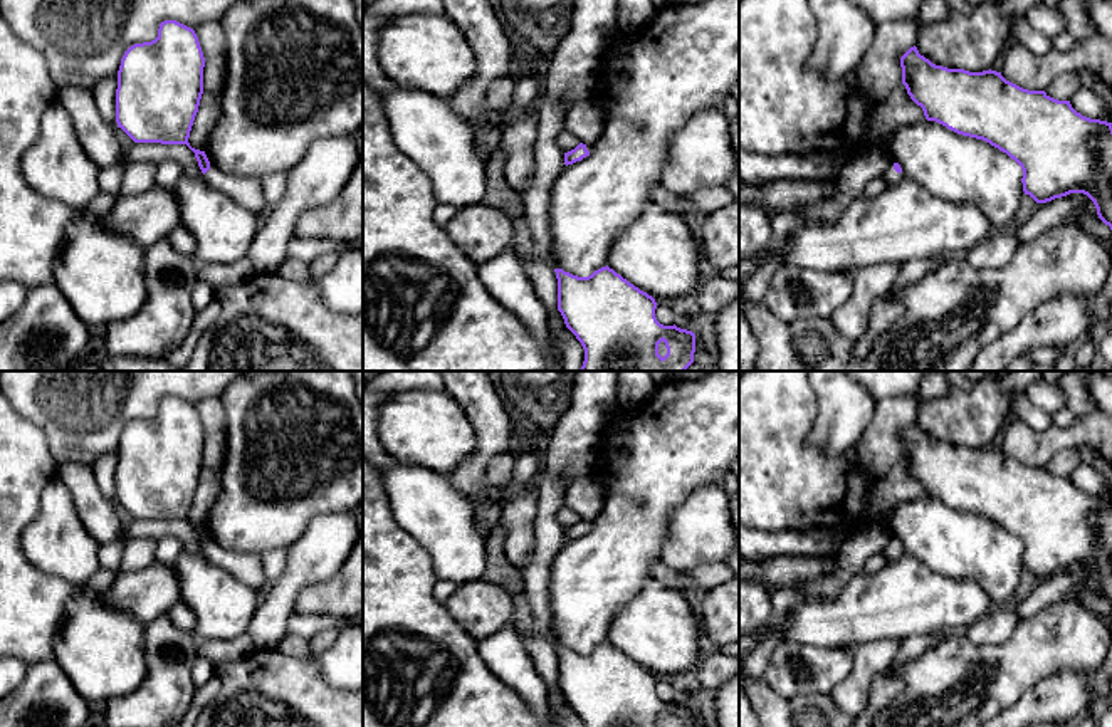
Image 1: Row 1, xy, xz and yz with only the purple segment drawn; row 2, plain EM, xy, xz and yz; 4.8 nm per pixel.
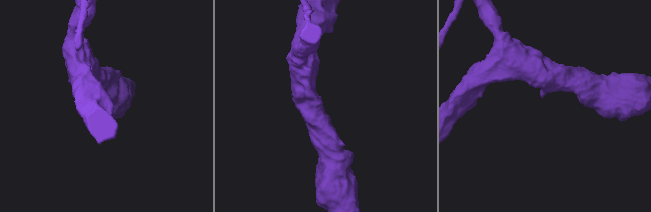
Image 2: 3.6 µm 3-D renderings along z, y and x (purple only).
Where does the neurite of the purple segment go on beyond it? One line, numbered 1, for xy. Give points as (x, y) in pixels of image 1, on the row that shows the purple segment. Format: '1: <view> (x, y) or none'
1: xy (247, 192)

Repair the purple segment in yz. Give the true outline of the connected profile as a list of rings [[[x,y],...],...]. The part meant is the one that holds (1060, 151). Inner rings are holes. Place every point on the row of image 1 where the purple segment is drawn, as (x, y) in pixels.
[[[915,45],[900,57],[900,67],[902,84],[927,121],[983,139],[1006,153],[1021,166],[1023,191],[1036,203],[1070,193],[1087,195],[1099,218],[1112,230],[1112,123],[1085,118],[1070,101],[1053,99],[1045,91],[1023,89],[991,69],[969,72],[936,65]]]

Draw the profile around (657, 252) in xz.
[[[653,201],[616,238],[608,267],[652,297],[677,299],[697,290],[700,259],[684,217]]]

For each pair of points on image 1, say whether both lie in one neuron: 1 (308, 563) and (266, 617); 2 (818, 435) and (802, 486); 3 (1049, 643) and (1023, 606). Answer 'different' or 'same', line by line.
1: same
2: different
3: different

